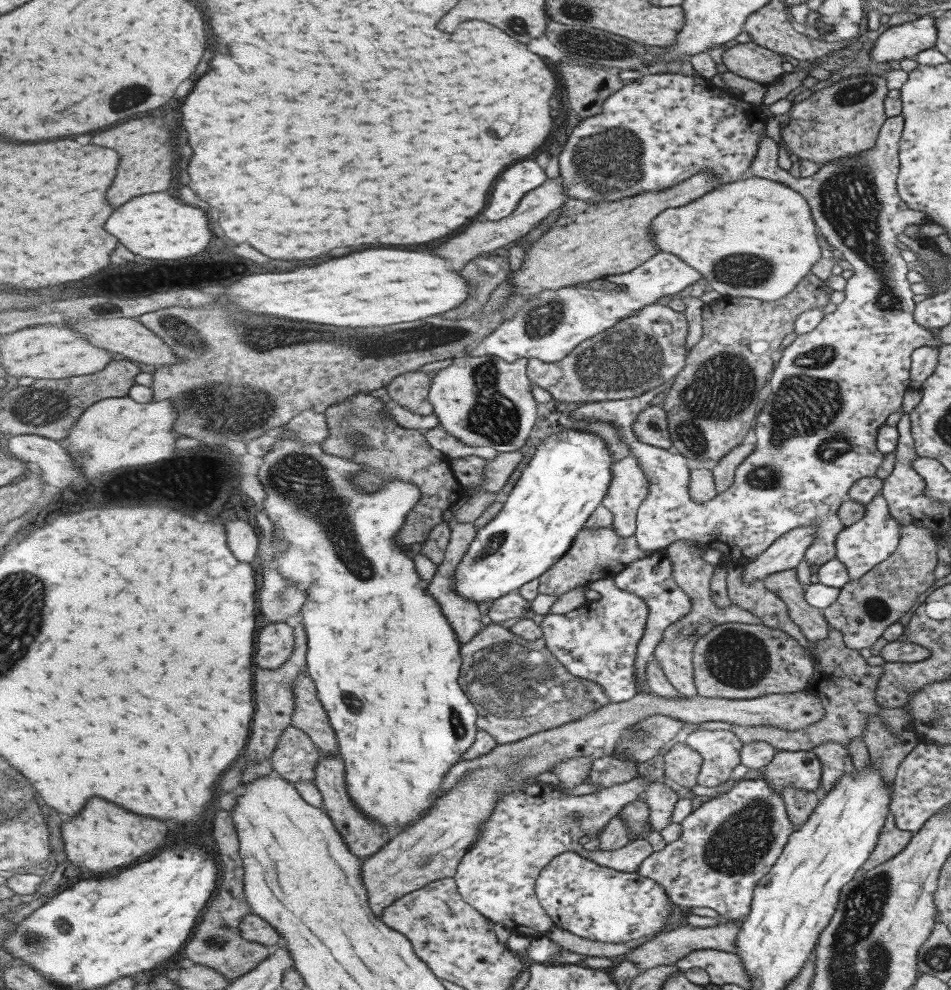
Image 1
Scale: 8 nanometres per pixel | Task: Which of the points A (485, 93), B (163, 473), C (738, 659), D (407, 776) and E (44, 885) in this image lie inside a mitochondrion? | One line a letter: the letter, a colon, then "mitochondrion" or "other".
A: other
B: other
C: mitochondrion
D: other
E: other

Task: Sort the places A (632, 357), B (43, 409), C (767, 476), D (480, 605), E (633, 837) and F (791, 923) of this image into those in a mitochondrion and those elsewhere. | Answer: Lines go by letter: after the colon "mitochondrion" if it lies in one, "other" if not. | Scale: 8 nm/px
A: mitochondrion
B: mitochondrion
C: mitochondrion
D: other
E: other
F: other

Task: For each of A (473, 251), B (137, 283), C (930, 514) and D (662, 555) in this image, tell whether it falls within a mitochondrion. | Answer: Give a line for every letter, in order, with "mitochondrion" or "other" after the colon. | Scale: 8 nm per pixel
A: other
B: other
C: other
D: other

